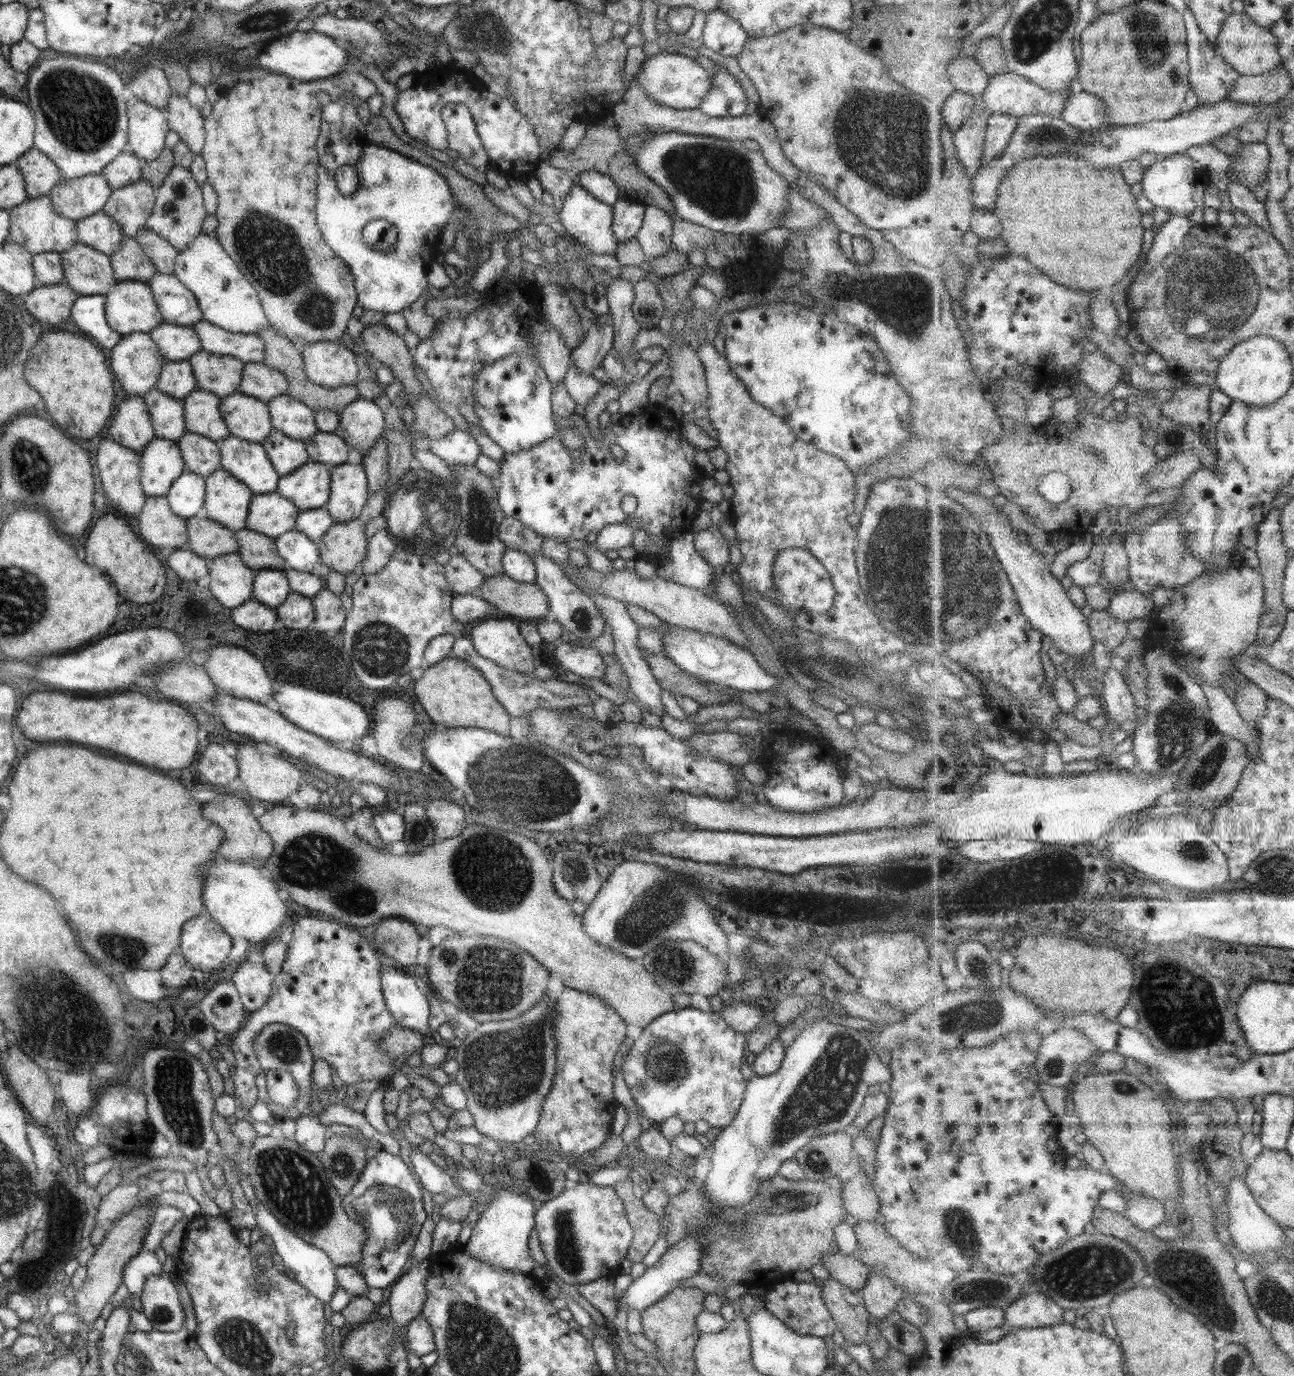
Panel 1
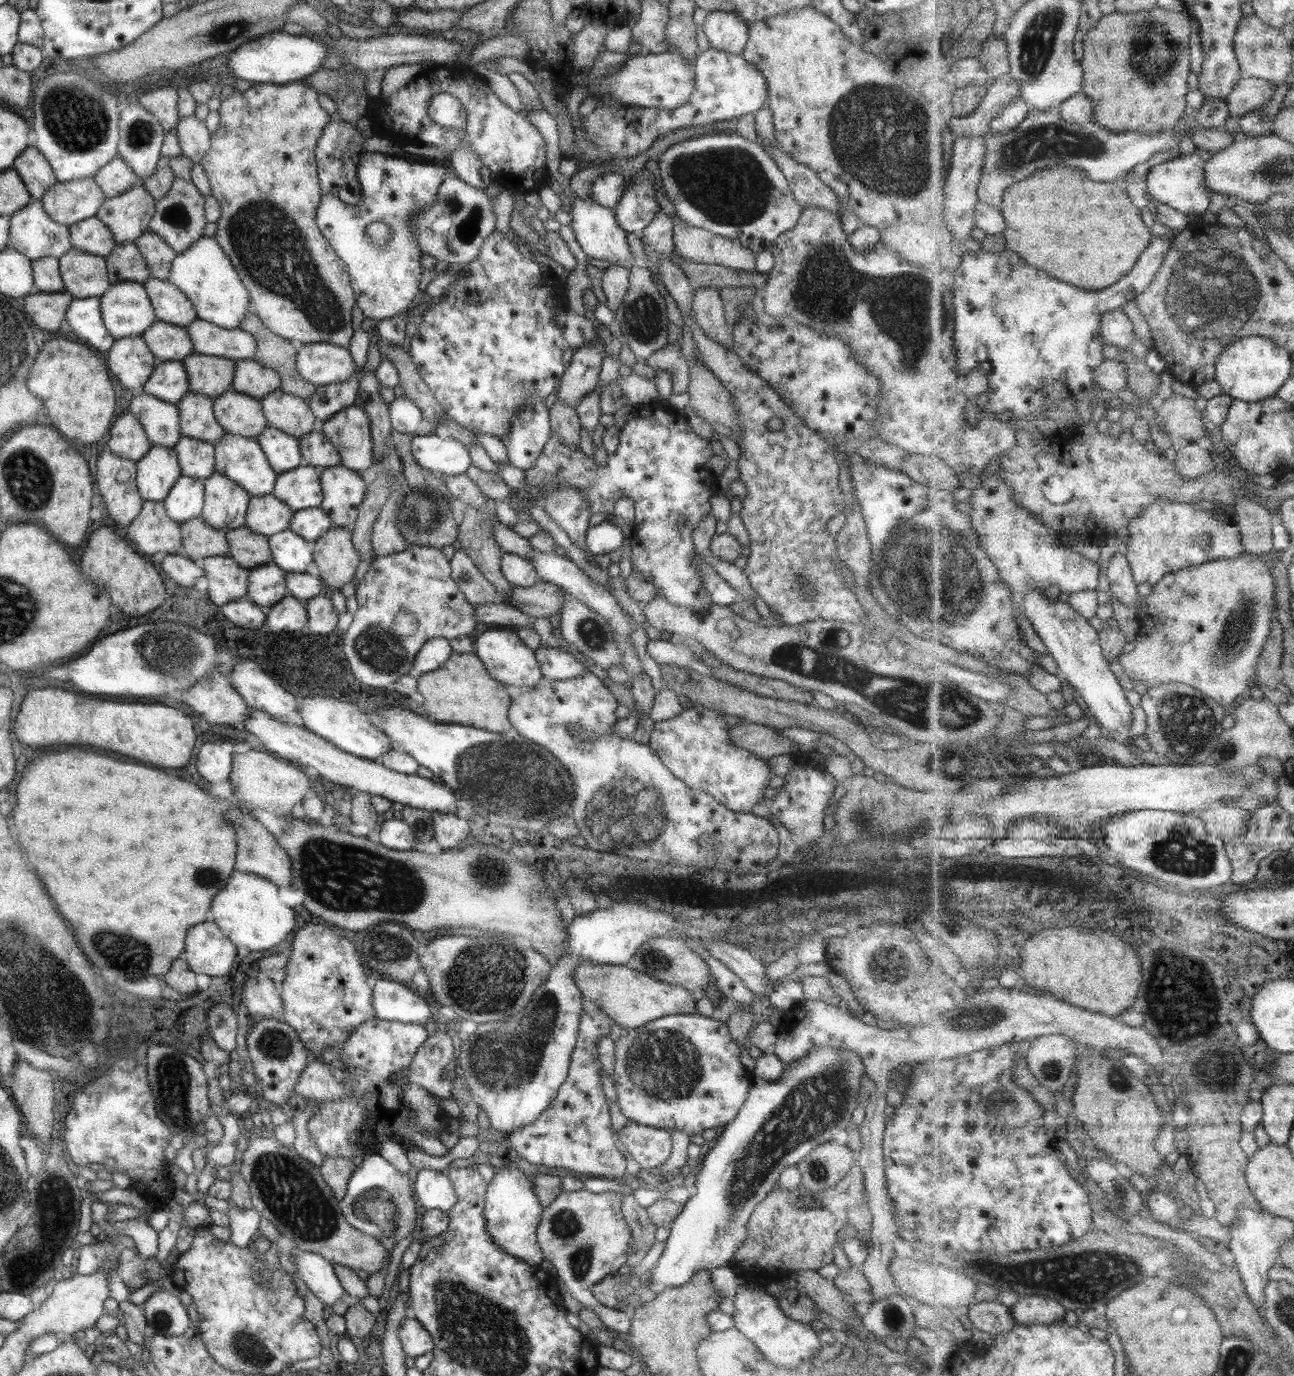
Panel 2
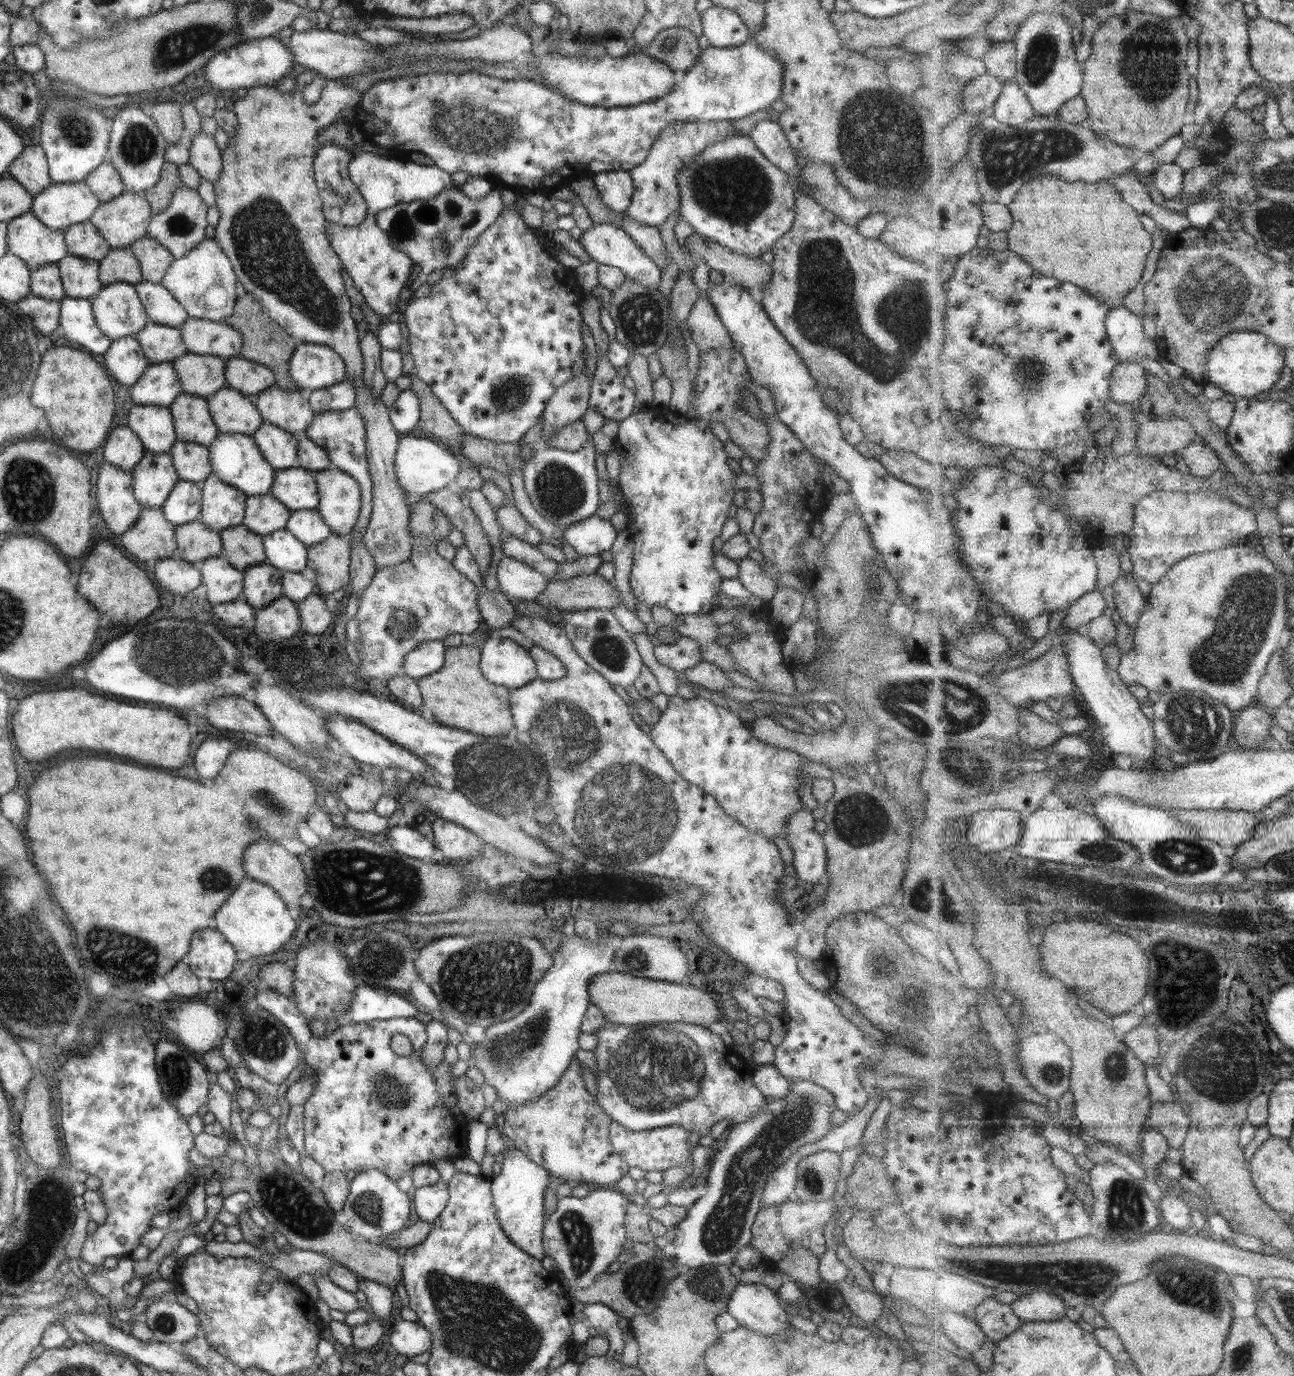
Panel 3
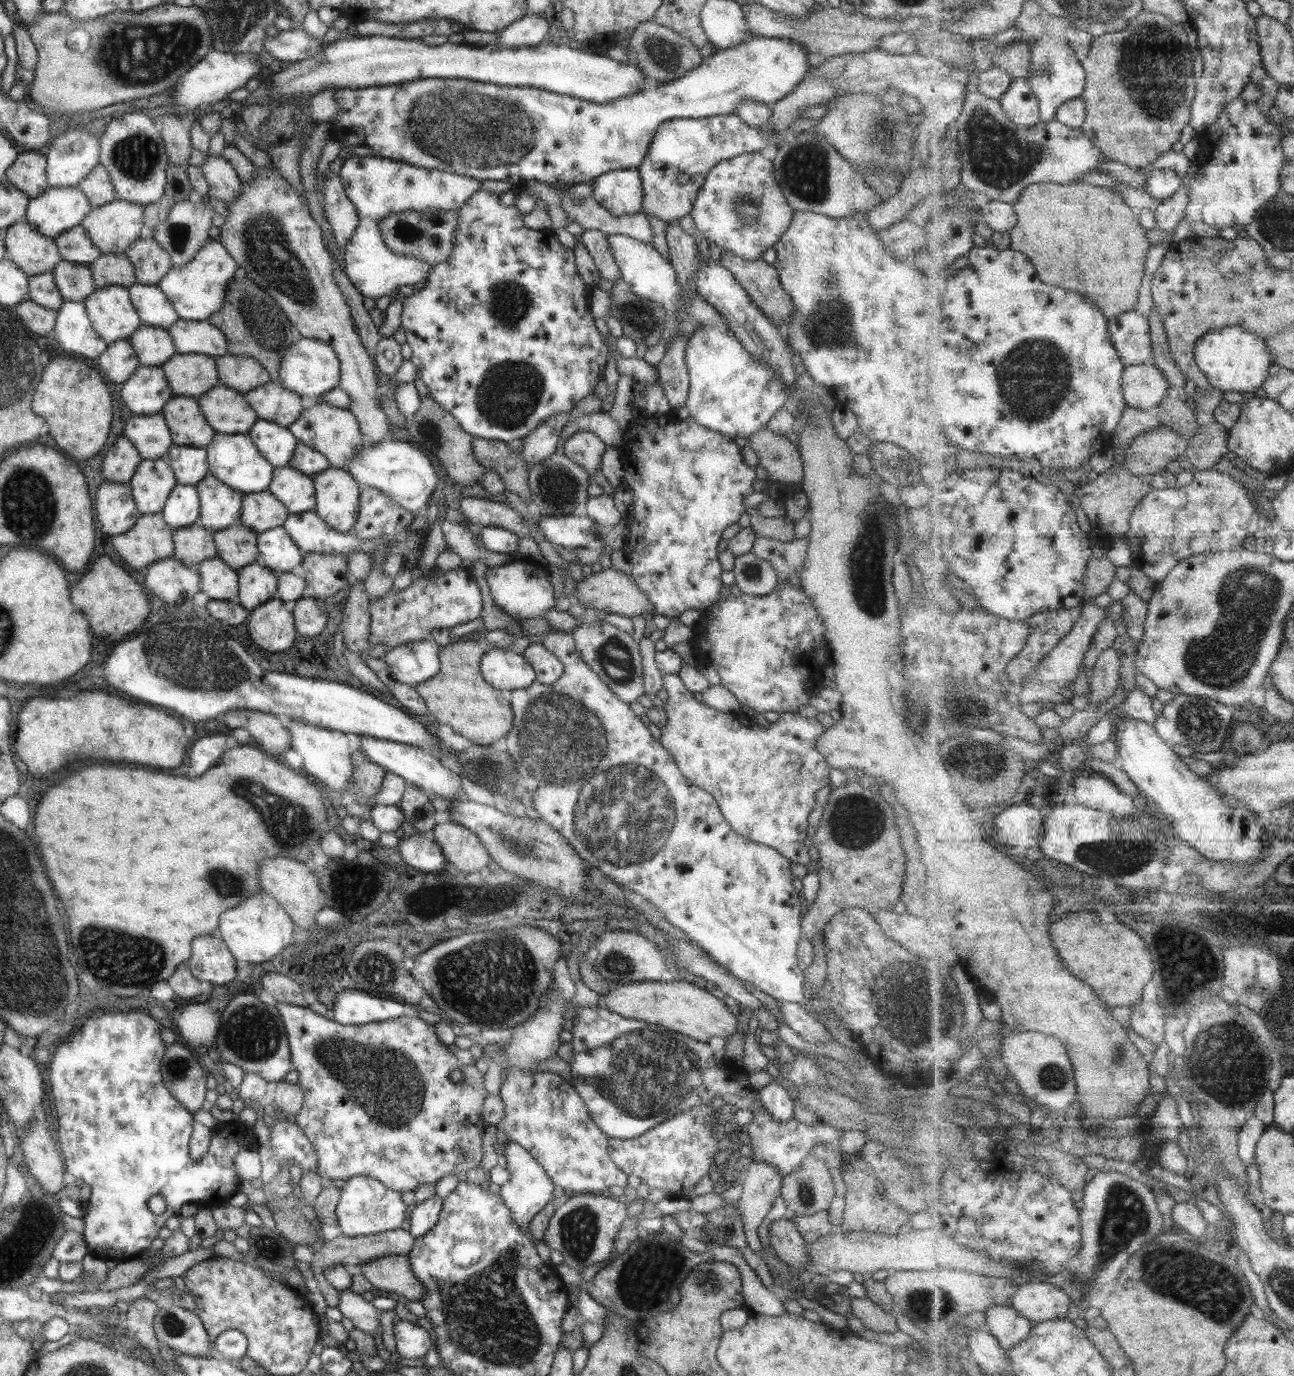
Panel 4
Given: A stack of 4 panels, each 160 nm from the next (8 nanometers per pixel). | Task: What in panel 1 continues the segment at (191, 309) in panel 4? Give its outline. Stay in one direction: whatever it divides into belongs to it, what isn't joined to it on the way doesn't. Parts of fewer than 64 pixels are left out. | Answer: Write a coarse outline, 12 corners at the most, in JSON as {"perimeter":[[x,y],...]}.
{"perimeter":[[214,234],[174,272],[202,318],[232,334],[270,328],[260,298]]}

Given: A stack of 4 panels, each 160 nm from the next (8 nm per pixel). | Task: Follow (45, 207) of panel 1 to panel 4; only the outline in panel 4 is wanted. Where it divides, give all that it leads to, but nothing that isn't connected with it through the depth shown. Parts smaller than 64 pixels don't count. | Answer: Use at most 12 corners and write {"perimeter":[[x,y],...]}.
{"perimeter":[[21,220],[5,231],[7,258],[25,274],[61,260],[54,238]]}

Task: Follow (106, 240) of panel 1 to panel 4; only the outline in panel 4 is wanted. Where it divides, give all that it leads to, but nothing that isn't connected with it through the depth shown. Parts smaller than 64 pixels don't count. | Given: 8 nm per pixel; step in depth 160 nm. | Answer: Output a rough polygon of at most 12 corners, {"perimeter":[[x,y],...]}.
{"perimeter":[[81,225],[54,241],[64,261],[89,265],[101,254]]}

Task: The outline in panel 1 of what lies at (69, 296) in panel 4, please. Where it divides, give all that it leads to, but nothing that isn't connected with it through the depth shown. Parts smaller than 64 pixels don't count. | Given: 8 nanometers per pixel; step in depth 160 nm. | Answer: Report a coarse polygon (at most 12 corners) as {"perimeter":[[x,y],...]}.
{"perimeter":[[76,242],[60,253],[77,296],[105,295],[117,282],[110,255]]}

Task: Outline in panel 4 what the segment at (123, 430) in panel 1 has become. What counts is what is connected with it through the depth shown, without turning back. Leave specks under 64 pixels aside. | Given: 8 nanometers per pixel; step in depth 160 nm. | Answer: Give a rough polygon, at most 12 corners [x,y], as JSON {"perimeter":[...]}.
{"perimeter":[[127,437],[103,458],[103,480],[128,483],[141,461]]}

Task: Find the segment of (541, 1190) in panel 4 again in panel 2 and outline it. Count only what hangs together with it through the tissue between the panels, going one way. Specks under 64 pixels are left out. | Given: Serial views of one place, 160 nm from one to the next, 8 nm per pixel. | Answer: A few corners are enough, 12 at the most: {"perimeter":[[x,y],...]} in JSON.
{"perimeter":[[495,1171],[481,1214],[499,1250],[529,1265],[543,1258],[542,1206],[529,1176]]}

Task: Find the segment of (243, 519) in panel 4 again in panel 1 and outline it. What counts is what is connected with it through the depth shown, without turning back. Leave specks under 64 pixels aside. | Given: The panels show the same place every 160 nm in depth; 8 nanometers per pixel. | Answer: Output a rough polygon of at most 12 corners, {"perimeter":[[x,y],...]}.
{"perimeter":[[275,491],[252,495],[244,529],[277,539],[298,508]]}

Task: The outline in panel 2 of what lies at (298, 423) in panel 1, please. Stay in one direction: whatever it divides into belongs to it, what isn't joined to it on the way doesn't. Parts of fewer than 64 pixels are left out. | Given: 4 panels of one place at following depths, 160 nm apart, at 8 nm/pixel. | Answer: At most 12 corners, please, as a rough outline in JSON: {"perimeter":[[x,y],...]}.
{"perimeter":[[279,388],[259,402],[268,426],[296,439],[311,432],[308,403]]}

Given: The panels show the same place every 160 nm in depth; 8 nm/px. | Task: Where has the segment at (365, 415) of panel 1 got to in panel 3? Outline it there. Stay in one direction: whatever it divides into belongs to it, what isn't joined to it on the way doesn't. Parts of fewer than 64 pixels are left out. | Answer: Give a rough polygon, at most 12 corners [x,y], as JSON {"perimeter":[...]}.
{"perimeter":[[355,407],[315,413],[305,437],[360,486],[346,537],[362,540],[372,509],[365,423]]}

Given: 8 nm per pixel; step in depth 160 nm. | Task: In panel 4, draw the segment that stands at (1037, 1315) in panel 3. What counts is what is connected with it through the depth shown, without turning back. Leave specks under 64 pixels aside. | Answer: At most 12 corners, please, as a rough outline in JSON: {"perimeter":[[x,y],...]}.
{"perimeter":[[1024,1281],[1012,1308],[1033,1322],[1065,1319],[1057,1281]]}

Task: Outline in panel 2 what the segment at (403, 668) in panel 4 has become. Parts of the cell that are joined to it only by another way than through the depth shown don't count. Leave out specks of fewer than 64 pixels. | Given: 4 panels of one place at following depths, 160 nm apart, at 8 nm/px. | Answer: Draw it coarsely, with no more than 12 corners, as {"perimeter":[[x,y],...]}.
{"perimeter":[[430,638],[417,652],[408,674],[416,680],[443,666],[450,640]]}

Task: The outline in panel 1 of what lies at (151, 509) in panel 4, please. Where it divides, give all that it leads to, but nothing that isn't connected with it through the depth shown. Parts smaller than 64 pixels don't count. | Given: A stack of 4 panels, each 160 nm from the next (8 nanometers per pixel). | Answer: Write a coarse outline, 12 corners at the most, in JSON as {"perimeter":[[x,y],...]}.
{"perimeter":[[154,436],[139,453],[146,497],[185,472],[176,441]]}

